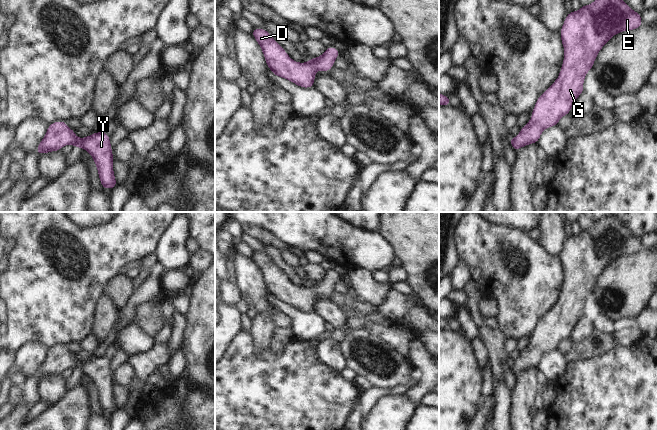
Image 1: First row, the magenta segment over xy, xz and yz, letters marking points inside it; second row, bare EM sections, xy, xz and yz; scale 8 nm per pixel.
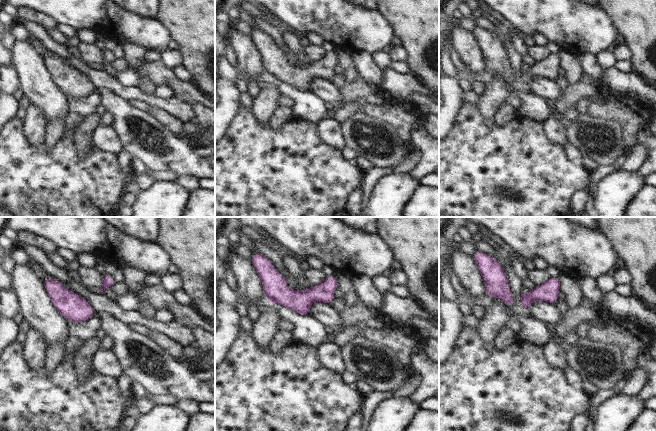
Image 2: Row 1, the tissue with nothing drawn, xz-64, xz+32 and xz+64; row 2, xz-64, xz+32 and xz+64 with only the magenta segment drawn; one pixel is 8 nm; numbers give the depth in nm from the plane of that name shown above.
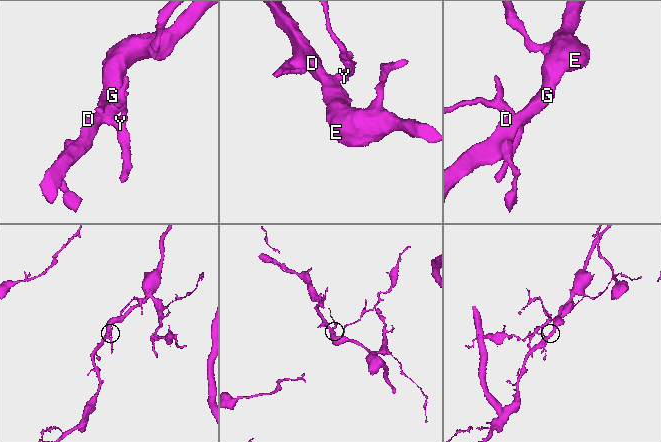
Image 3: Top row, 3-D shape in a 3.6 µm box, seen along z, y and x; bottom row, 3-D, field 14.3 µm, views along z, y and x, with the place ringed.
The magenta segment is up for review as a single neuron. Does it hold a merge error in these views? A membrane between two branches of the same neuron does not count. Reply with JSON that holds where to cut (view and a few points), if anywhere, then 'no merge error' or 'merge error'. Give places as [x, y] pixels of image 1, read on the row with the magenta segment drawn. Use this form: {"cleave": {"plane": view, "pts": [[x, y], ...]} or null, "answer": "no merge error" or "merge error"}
{"cleave": null, "answer": "no merge error"}

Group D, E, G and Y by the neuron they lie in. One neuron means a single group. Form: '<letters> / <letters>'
D E G Y

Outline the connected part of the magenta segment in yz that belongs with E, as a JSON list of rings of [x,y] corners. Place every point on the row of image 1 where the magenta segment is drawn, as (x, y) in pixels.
[[[594,0],[591,5],[582,5],[579,11],[567,13],[560,31],[565,52],[561,71],[555,82],[538,97],[530,121],[521,127],[515,138],[509,139],[513,149],[518,151],[528,144],[538,143],[544,129],[556,126],[564,115],[568,115],[578,96],[584,93],[585,76],[593,69],[594,61],[603,46],[615,34],[641,26],[641,14],[633,11],[623,0]]]

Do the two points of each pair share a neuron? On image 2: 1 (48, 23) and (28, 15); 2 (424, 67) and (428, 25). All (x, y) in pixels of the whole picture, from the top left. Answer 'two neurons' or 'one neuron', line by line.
1: one neuron
2: one neuron

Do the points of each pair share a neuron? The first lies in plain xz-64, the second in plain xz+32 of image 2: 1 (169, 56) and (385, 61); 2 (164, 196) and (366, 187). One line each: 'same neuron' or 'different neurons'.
1: different neurons
2: different neurons

